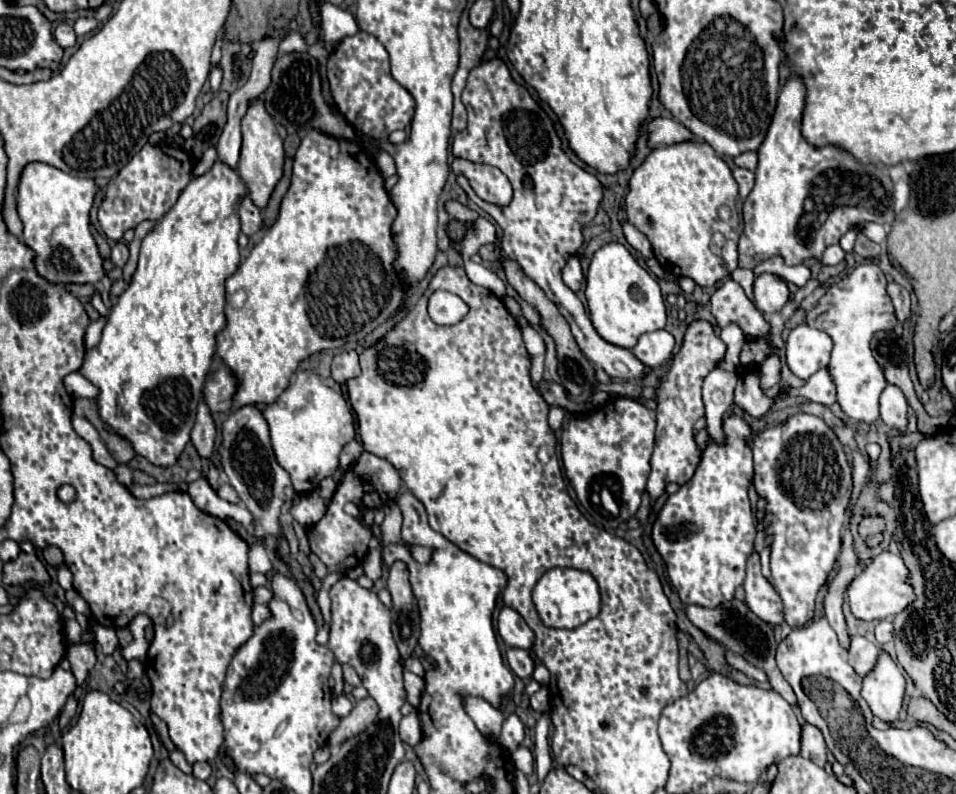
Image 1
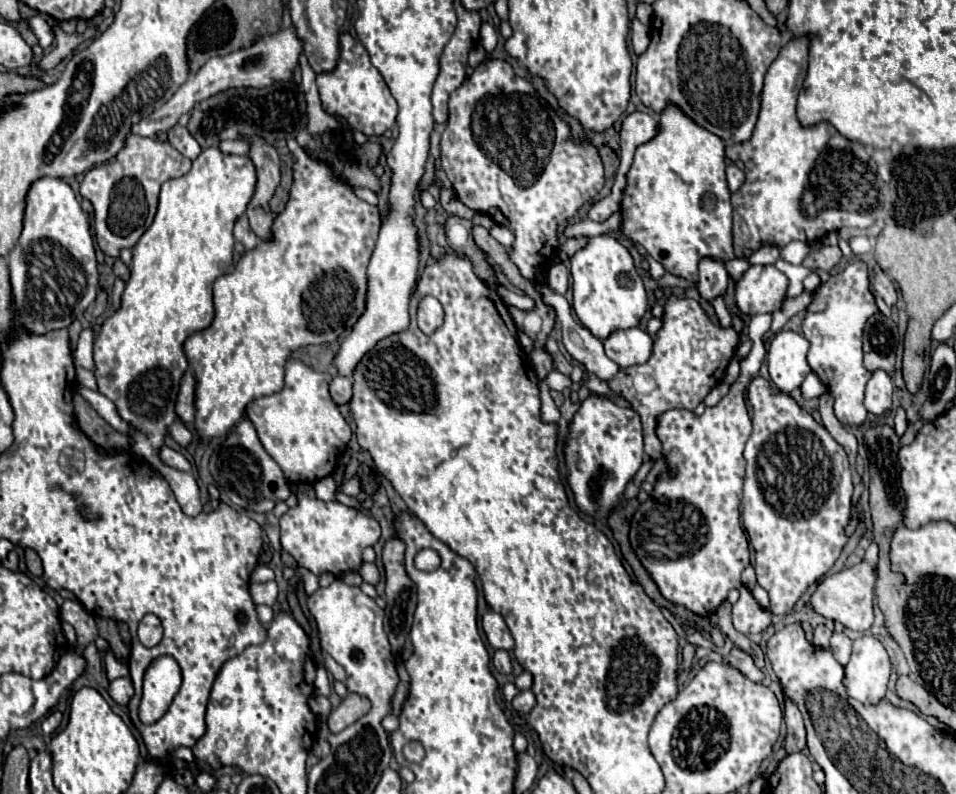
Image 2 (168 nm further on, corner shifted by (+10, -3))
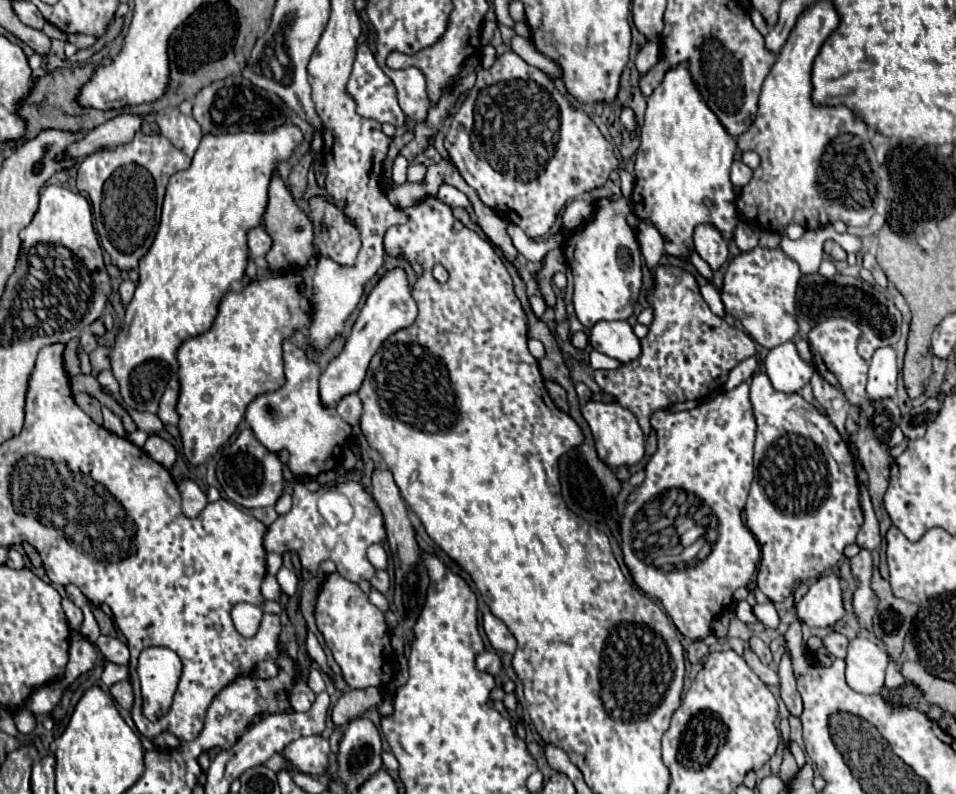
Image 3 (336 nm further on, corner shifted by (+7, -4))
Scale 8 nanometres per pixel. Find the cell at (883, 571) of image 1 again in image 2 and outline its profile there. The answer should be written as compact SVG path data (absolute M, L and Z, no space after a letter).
M873 542L863 560L857 566L845 568L829 578L825 578L813 598L811 598L811 606L823 614L825 618L831 620L839 620L843 626L847 626L849 630L857 630L857 632L867 632L869 626L873 624L873 600L875 600L875 582L877 582L877 560L879 560L879 550L877 544Z

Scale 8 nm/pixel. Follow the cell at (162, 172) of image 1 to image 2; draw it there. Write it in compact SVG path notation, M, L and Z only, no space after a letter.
M131 134L127 146L109 164L91 168L81 182L81 196L93 204L95 240L99 248L117 258L121 248L133 248L143 232L151 226L157 212L159 188L169 178L185 176L191 170L191 160L177 152L169 142L159 142Z

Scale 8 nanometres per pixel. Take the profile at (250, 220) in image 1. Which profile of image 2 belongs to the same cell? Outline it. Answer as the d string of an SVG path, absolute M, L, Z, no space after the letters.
M243 214L243 216L239 216L237 218L237 222L235 222L235 240L237 242L241 242L247 250L251 250L251 248L255 248L257 246L257 236L253 234L253 230L249 228L249 222L247 222L247 216Z

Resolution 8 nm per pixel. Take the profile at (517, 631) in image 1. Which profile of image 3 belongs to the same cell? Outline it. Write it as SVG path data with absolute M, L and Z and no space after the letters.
M484 613L482 627L484 627L484 633L486 633L490 645L496 651L500 651L500 653L514 653L516 651L516 639L514 639L514 635L492 613Z

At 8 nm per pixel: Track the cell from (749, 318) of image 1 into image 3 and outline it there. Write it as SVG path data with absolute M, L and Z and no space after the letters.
M704 223L704 225L696 227L694 249L712 269L718 269L720 265L724 265L728 261L728 243L720 235L720 231L716 231L716 227L712 227L712 223Z

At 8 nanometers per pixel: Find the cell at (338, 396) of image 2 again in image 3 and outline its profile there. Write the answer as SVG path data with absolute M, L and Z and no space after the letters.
M356 393L352 395L346 395L344 399L340 399L340 403L336 405L336 411L338 415L350 423L352 427L360 423L360 415L362 415L362 403L360 403L360 397Z

